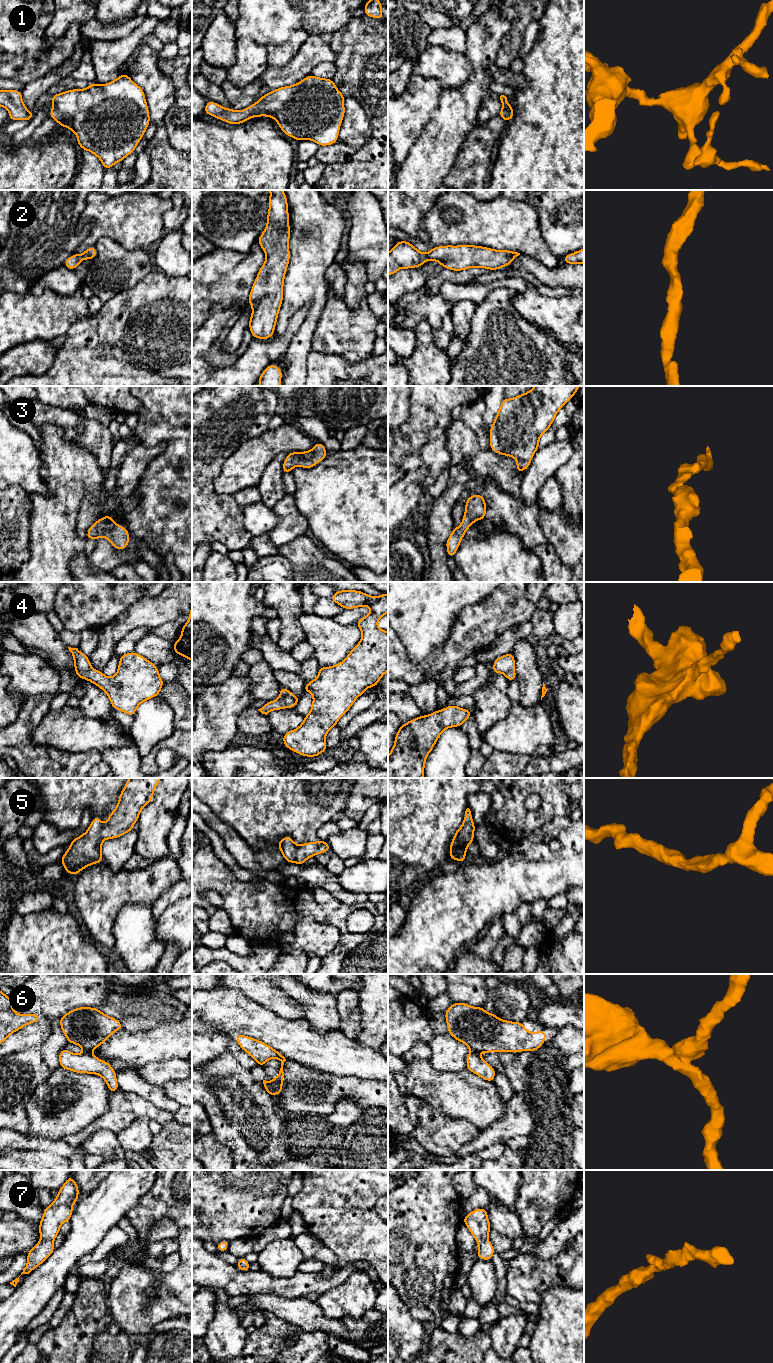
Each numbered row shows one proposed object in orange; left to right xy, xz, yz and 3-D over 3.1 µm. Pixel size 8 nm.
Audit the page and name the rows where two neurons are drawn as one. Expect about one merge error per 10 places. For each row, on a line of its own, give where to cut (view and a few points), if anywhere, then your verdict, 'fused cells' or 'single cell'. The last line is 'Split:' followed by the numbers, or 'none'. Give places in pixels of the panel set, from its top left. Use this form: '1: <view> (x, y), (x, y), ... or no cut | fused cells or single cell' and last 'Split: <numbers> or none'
1: no cut | single cell
2: no cut | single cell
3: no cut | single cell
4: no cut | single cell
5: no cut | single cell
6: xy (84, 1050), (89, 1052) | fused cells
7: no cut | single cell
Split: 6

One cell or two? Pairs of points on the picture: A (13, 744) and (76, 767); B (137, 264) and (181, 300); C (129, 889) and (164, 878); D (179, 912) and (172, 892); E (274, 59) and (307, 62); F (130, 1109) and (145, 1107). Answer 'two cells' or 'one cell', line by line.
A: one cell
B: two cells
C: one cell
D: two cells
E: two cells
F: one cell

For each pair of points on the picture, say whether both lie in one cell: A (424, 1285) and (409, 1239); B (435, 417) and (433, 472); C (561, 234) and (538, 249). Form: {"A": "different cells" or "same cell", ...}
{"A": "same cell", "B": "different cells", "C": "different cells"}

